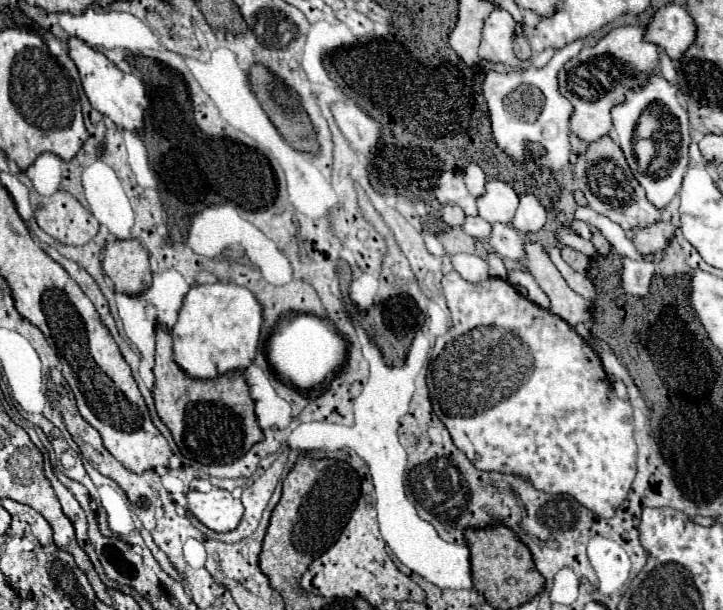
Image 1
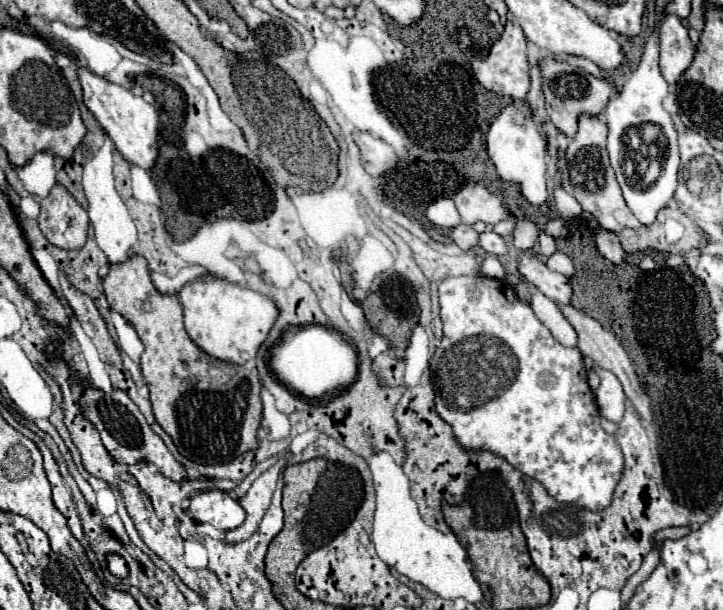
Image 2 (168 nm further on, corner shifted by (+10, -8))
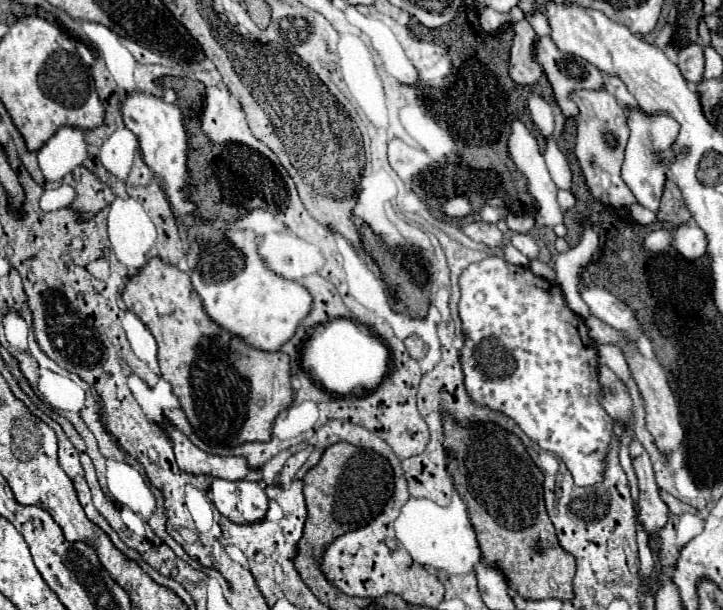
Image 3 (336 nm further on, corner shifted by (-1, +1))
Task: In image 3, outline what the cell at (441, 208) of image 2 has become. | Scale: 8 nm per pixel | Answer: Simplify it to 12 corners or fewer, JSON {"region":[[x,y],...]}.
{"region":[[455,196],[441,206],[449,218],[465,218],[471,204],[465,196]]}

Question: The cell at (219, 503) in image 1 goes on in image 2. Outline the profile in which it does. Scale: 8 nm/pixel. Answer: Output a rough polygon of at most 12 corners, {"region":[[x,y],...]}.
{"region":[[226,491],[192,497],[196,521],[222,531],[240,527],[242,505]]}

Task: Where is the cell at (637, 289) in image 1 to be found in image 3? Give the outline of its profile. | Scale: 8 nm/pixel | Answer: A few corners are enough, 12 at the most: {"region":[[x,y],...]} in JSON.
{"region":[[653,230],[645,248],[659,254],[671,244],[667,230]]}

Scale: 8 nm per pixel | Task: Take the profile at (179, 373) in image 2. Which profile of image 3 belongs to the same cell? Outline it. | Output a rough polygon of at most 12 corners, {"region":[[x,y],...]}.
{"region":[[151,258],[123,300],[209,446],[267,442],[289,356],[243,344]]}

